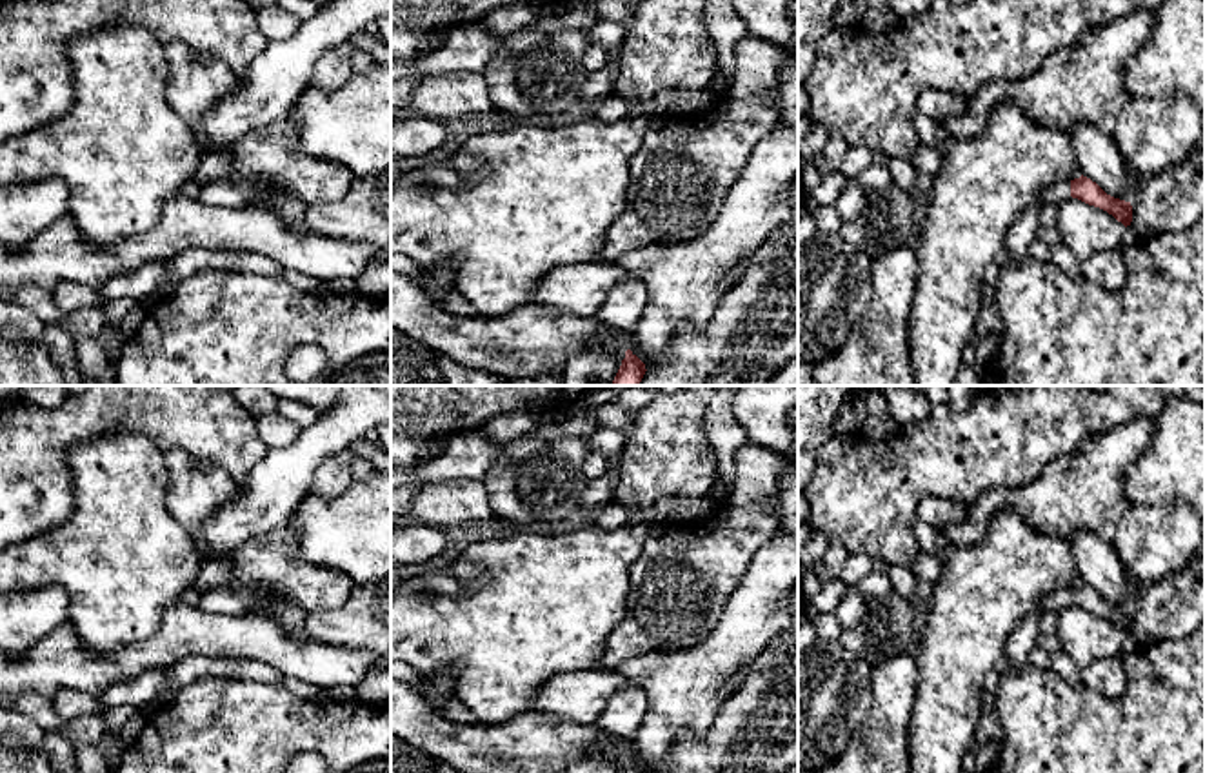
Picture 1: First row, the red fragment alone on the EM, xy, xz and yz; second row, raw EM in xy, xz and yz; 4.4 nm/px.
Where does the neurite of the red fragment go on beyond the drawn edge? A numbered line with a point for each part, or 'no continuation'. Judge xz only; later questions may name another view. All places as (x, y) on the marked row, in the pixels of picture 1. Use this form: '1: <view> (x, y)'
no continuation

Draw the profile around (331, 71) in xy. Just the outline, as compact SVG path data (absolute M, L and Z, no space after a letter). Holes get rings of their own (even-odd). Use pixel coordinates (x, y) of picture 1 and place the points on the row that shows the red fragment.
M327 51L316 62L316 67L313 71L307 87L320 91L336 91L344 87L344 84L349 80L351 75L353 75L351 58Z

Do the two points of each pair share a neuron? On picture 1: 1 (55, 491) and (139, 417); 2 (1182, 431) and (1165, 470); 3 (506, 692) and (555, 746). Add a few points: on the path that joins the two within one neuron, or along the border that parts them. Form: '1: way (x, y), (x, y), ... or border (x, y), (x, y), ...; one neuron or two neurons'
1: way (55, 461), (55, 450), (88, 417), (108, 417); one neuron
2: way (1182, 441), (1182, 453), (1175, 461); one neuron
3: border (526, 712), (509, 721), (484, 726); two neurons

